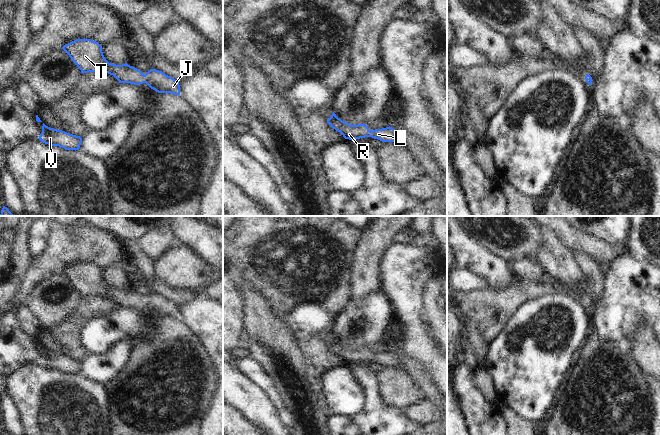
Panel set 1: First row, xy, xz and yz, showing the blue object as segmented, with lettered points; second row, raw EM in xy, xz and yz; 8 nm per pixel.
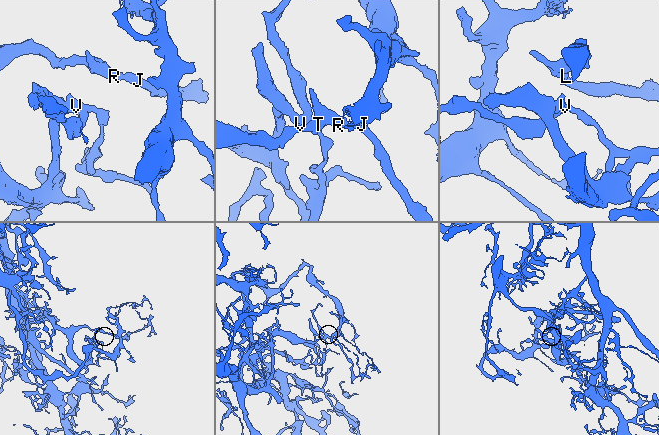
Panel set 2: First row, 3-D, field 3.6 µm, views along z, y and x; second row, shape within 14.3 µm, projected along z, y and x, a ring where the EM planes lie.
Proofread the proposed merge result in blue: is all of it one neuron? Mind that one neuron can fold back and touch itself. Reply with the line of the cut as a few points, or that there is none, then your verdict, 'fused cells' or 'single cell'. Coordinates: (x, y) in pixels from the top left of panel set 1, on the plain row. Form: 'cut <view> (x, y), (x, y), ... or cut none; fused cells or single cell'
cut none; single cell

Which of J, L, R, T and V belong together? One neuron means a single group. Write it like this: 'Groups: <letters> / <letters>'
Groups: J L R T V.

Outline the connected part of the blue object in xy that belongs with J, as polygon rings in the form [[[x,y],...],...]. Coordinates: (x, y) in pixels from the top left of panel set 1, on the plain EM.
[[[76,263],[62,271],[81,297],[104,296],[113,299],[119,307],[140,309],[146,307],[158,317],[180,319],[179,306],[162,295],[150,293],[145,299],[127,287],[109,287],[102,276],[102,270],[91,263]]]

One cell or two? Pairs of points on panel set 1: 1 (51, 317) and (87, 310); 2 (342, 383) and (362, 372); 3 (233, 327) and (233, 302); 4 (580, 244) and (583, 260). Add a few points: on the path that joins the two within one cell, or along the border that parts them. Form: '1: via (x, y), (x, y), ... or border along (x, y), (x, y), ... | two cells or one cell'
1: border along (81, 297), (77, 306), (58, 324), (51, 327) | two cells
2: border along (349, 364), (352, 375), (361, 386), (365, 397) | two cells
3: via (233, 321), (233, 308) | one cell
4: border along (574, 252), (585, 252), (600, 264) | two cells

